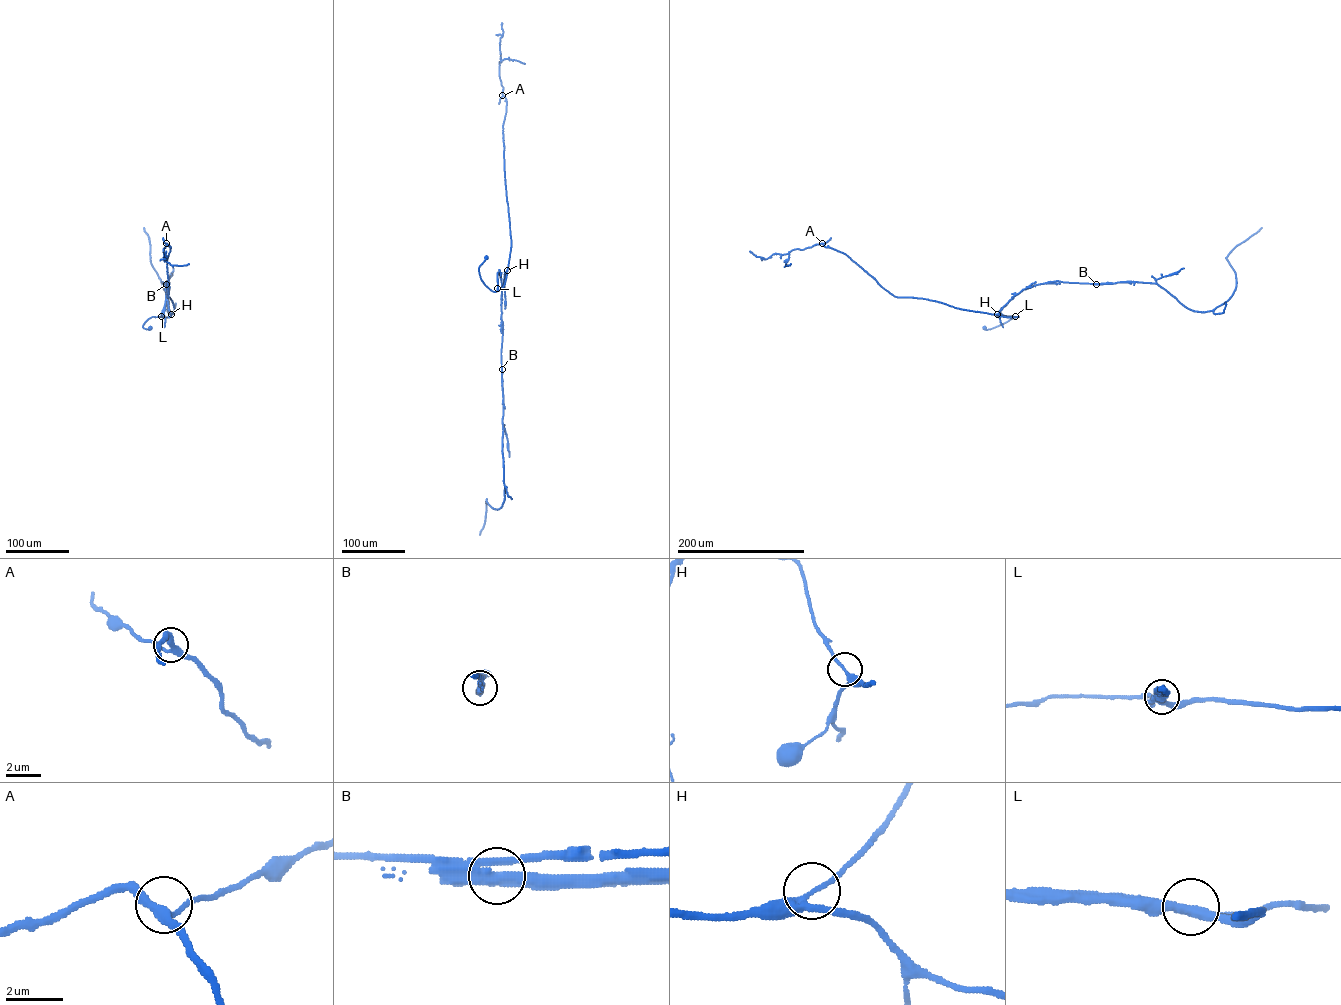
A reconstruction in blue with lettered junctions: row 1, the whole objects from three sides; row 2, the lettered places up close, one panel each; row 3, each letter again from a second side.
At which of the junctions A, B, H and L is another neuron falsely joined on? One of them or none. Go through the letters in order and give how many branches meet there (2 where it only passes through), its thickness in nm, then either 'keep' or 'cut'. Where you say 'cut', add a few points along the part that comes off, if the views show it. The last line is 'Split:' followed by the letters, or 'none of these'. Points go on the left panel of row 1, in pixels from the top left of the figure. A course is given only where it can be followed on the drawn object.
A: 3 | 280 nm | keep
B: 3 | 360 nm | cut | (166, 284), (167, 312), (168, 301), (151, 264), (149, 237), (143, 227)
H: 3 | 170 nm | keep
L: 3 | 360 nm | keep
Split: B

